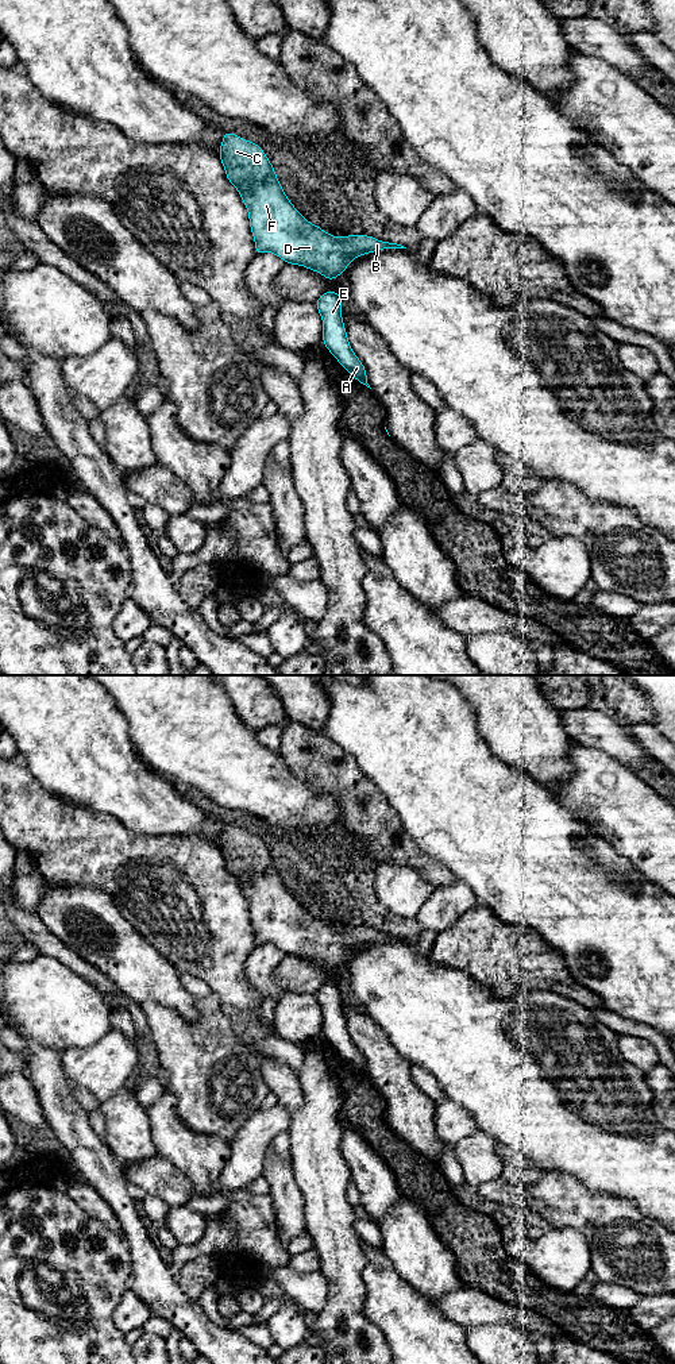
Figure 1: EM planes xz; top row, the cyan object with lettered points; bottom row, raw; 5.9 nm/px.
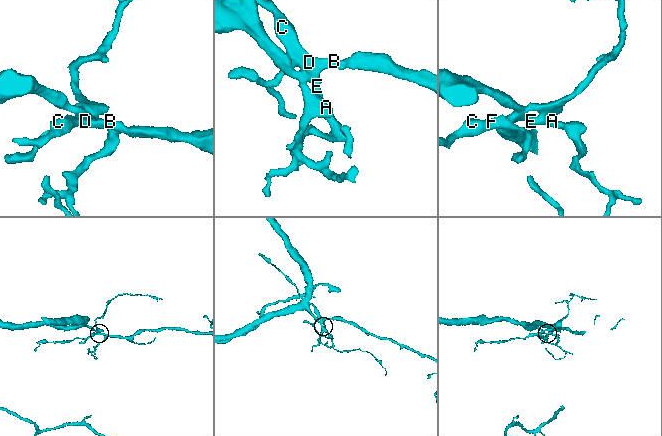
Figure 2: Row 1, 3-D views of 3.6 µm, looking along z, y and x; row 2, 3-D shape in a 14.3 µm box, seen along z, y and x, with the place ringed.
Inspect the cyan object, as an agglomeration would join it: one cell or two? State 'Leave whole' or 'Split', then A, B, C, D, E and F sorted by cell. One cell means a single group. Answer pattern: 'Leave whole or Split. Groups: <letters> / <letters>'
Leave whole. Groups: A B C D E F

